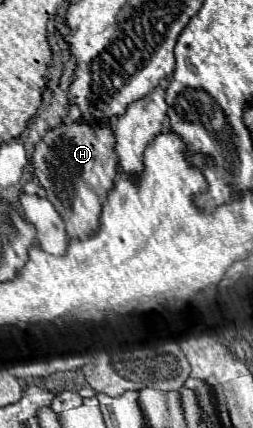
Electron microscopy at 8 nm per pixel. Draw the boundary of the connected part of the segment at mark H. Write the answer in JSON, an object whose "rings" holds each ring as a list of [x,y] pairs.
{"rings":[[[78,120],[64,122],[62,126],[52,128],[36,144],[32,166],[34,176],[48,194],[48,200],[62,214],[68,236],[76,240],[86,240],[88,236],[96,234],[100,226],[102,204],[112,190],[116,178],[112,128],[104,124],[84,126]]]}

